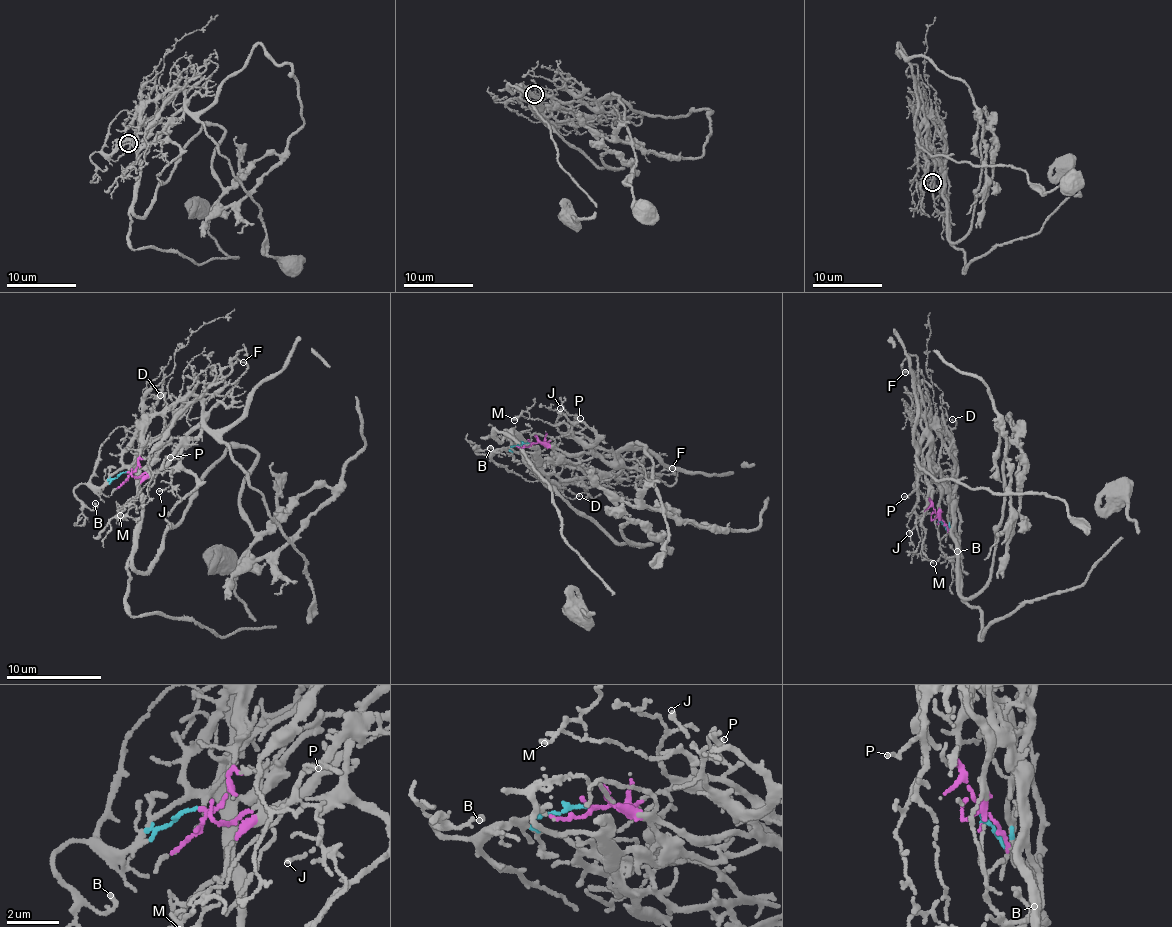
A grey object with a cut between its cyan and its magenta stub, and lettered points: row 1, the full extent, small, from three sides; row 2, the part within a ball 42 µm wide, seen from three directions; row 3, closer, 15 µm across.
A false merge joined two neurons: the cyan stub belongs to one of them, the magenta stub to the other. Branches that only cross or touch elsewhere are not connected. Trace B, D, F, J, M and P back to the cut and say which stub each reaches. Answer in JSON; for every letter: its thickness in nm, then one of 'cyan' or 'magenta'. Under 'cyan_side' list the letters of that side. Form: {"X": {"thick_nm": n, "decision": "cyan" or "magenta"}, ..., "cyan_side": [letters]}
{"B": {"thick_nm": 160, "decision": "cyan"}, "D": {"thick_nm": 100, "decision": "cyan"}, "F": {"thick_nm": 100, "decision": "magenta"}, "J": {"thick_nm": 100, "decision": "magenta"}, "M": {"thick_nm": 120, "decision": "magenta"}, "P": {"thick_nm": 90, "decision": "magenta"}, "cyan_side": ["B", "D"]}

